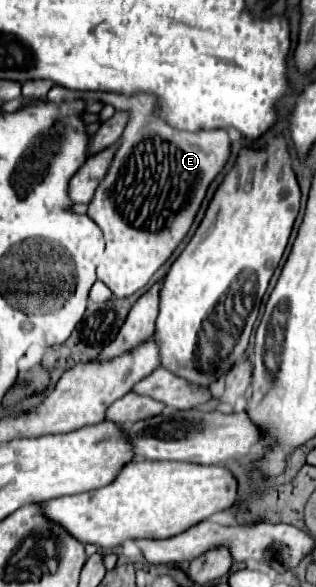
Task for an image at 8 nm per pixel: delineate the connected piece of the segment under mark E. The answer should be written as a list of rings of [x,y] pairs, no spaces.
[[[54,86],[48,92],[48,100],[54,104],[60,104],[62,100],[102,102],[114,106],[116,112],[128,114],[128,122],[118,140],[112,164],[88,204],[88,218],[100,226],[100,234],[106,241],[103,245],[102,239],[102,246],[98,248],[98,255],[101,248],[103,254],[96,269],[97,279],[102,280],[116,298],[128,298],[148,284],[154,272],[174,254],[178,244],[188,234],[208,186],[224,170],[230,158],[230,138],[224,130],[188,134],[170,128],[166,122],[160,122],[160,118],[152,118],[152,98],[132,98],[132,102],[128,102],[130,98],[116,98],[116,94],[72,94],[62,86]]]

